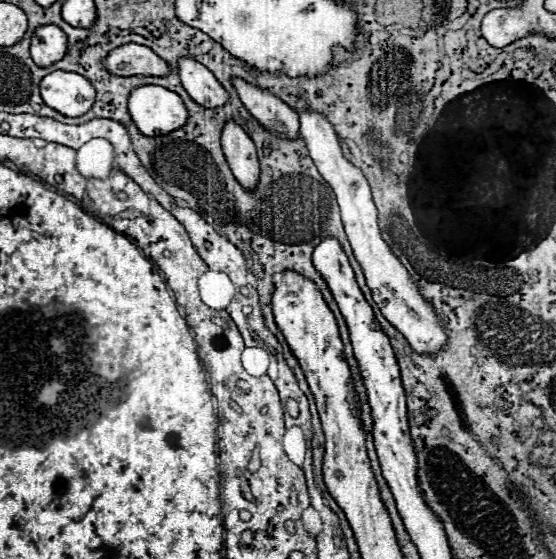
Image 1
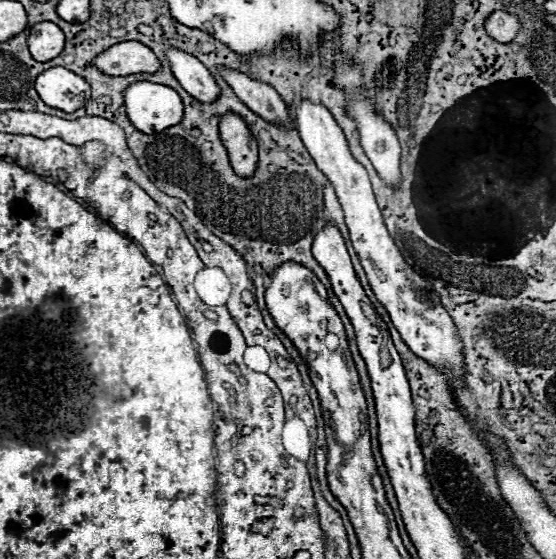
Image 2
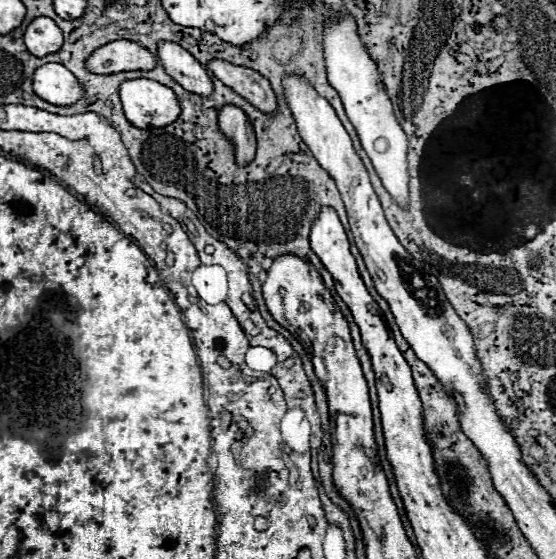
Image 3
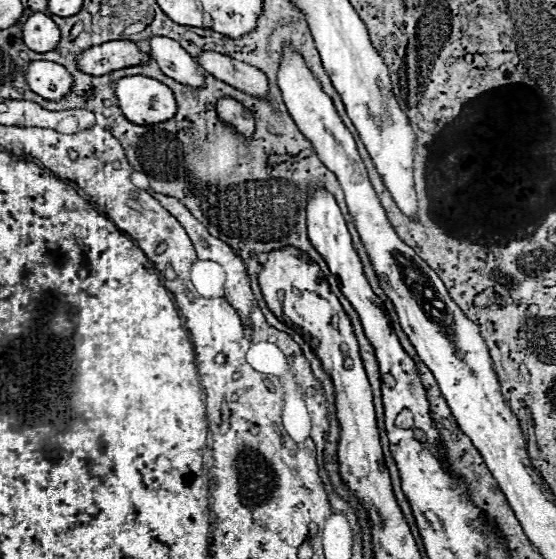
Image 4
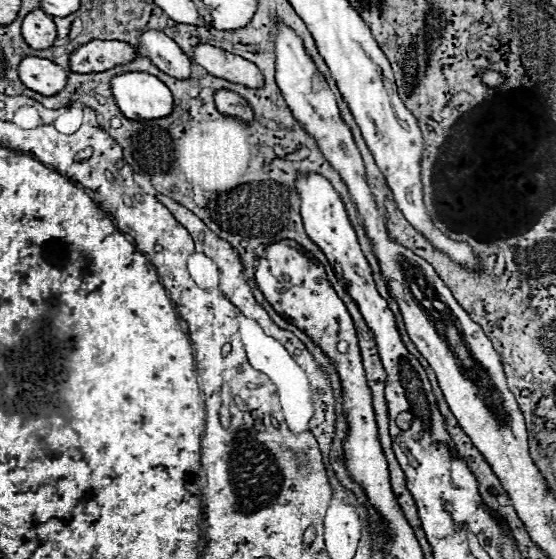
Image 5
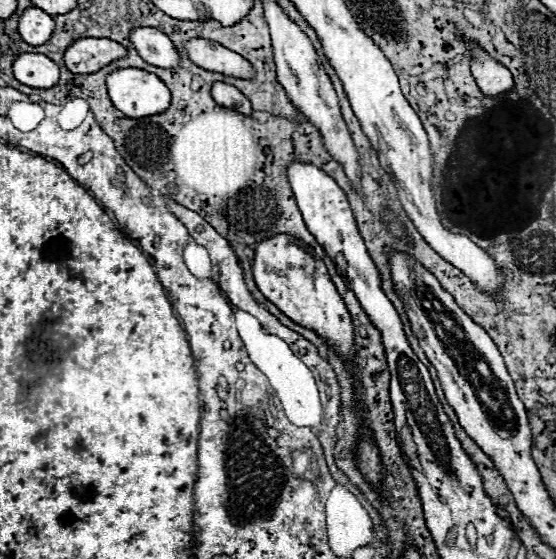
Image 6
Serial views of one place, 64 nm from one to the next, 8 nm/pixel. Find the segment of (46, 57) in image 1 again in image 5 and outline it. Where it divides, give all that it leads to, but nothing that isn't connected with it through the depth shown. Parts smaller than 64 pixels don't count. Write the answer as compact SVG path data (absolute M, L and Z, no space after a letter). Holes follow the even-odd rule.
M40 8L28 12L22 22L22 36L28 42L28 46L36 50L50 48L56 40L56 24L48 14L44 14Z

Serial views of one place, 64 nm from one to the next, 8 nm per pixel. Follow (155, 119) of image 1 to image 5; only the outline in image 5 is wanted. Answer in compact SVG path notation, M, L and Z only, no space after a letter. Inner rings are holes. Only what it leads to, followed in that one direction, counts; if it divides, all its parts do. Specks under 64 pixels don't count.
M126 72L110 80L120 112L130 120L154 120L172 112L172 94L164 82L146 72Z

